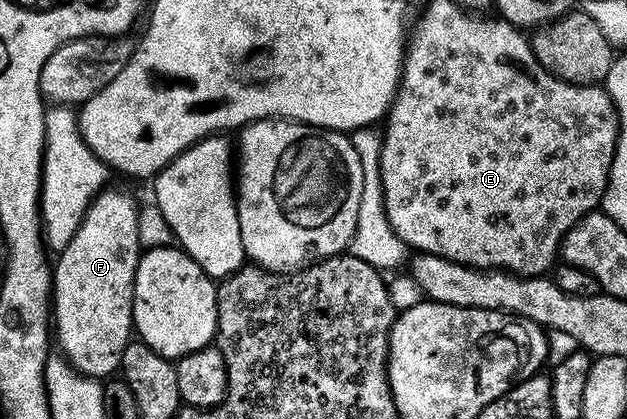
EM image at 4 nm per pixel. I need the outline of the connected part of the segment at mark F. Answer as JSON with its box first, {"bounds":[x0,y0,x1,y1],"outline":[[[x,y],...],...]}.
{"bounds":[50,188,142,379],"outline":[[[105,188],[96,194],[91,207],[84,213],[74,239],[70,239],[70,243],[59,250],[57,257],[60,258],[54,261],[50,294],[54,302],[54,337],[60,340],[59,352],[77,372],[97,379],[111,378],[119,370],[122,351],[126,351],[129,341],[133,340],[134,275],[142,252],[138,239],[138,204],[130,194],[112,188]]]}

